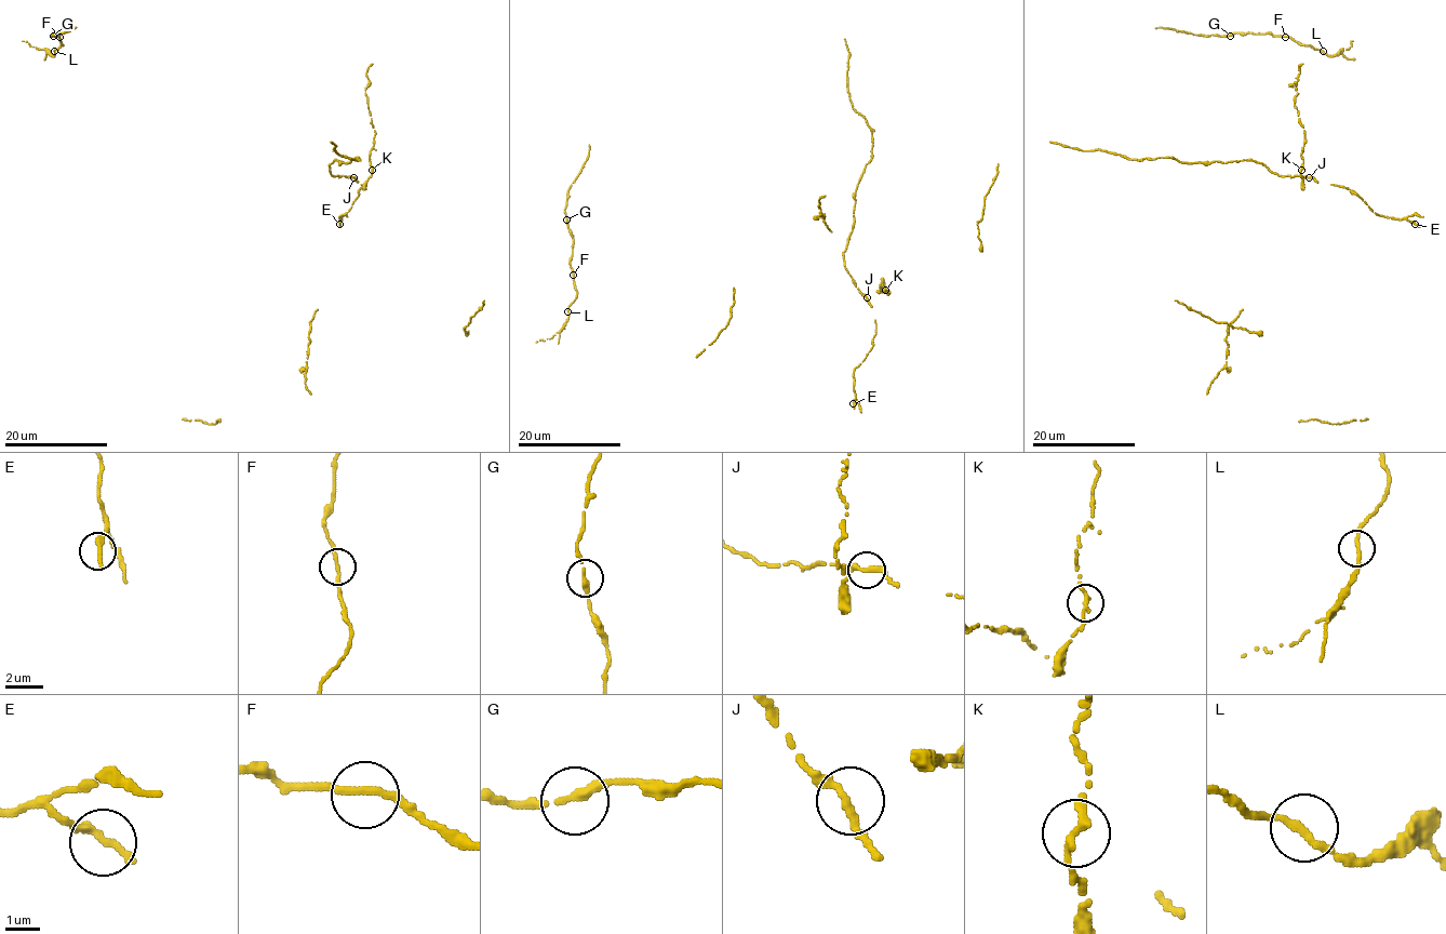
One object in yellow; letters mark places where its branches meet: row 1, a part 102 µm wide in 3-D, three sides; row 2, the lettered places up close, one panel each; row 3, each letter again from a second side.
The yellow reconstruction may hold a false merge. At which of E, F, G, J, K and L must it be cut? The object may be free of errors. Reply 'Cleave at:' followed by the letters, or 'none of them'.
Cleave at: none of them

